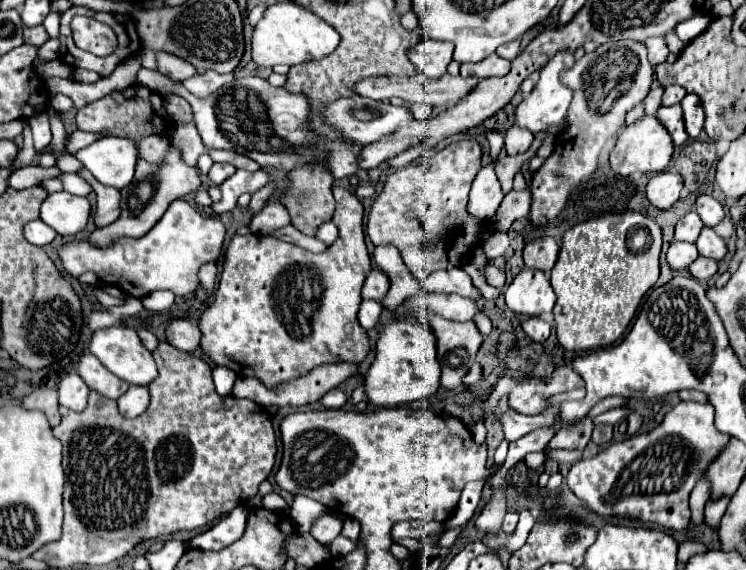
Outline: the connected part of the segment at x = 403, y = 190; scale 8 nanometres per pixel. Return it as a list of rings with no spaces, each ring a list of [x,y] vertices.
[[[461,140],[455,144],[449,144],[441,152],[437,152],[433,158],[429,158],[425,164],[407,166],[387,176],[385,186],[377,200],[371,206],[369,220],[367,220],[367,236],[373,244],[397,244],[401,258],[409,272],[421,282],[429,272],[445,270],[461,266],[461,258],[479,244],[481,232],[489,226],[489,222],[475,220],[467,212],[467,196],[471,190],[471,182],[477,176],[481,168],[481,146],[471,140]]]

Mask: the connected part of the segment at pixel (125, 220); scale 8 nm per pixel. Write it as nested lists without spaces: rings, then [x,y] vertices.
[[[171,144],[165,158],[159,164],[149,164],[145,160],[137,162],[133,182],[121,190],[121,210],[123,212],[121,212],[119,220],[115,220],[113,224],[109,224],[105,228],[97,228],[89,236],[89,240],[97,246],[105,246],[121,236],[141,238],[145,232],[149,232],[153,228],[153,224],[157,224],[157,220],[161,220],[161,216],[165,214],[165,210],[169,208],[169,204],[173,200],[179,200],[191,192],[197,192],[201,184],[203,184],[203,180],[201,180],[199,170],[193,166],[187,166],[181,158],[181,150]]]

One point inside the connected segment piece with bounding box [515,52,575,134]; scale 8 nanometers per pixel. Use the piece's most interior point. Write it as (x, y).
(547, 105)

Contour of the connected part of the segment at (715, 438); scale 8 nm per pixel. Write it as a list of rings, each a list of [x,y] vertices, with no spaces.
[[[679,402],[661,422],[661,426],[631,436],[623,442],[615,442],[601,450],[597,456],[589,460],[579,460],[571,466],[567,474],[567,484],[575,496],[585,500],[587,508],[597,512],[603,518],[611,518],[613,514],[627,516],[641,522],[659,524],[665,530],[683,530],[689,524],[689,494],[699,480],[701,472],[713,462],[713,456],[729,442],[729,436],[717,432],[713,424],[713,406],[711,404],[697,404],[697,402]]]

